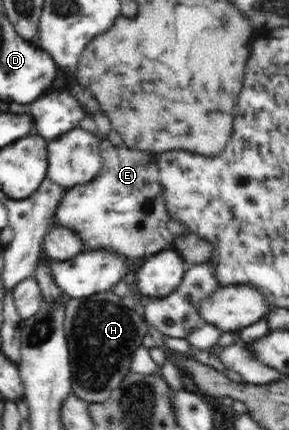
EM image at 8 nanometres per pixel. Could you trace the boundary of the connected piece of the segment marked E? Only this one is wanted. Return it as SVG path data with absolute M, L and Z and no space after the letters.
M107 138L101 141L100 155L102 167L99 174L89 182L65 190L53 224L73 229L81 237L85 250L109 249L130 260L169 248L175 235L167 228L170 218L161 193L157 155L149 151L133 150L125 145L113 146Z

